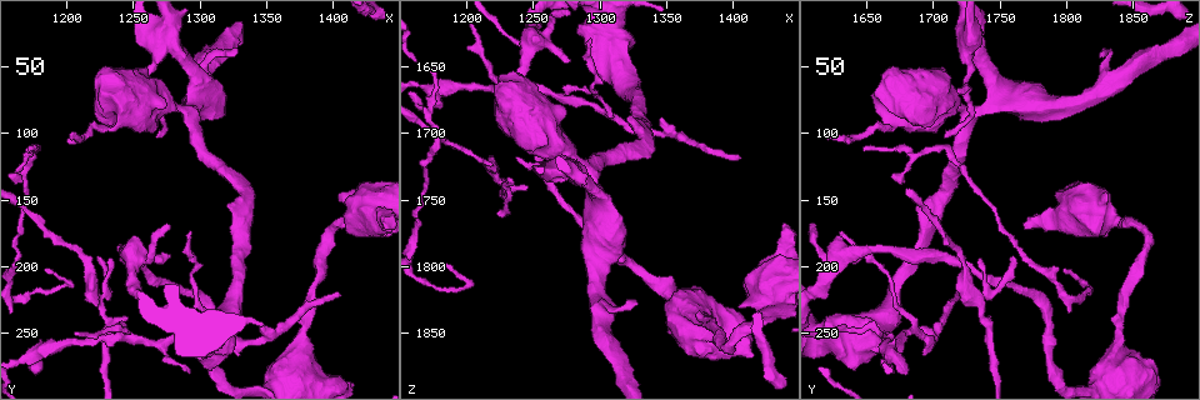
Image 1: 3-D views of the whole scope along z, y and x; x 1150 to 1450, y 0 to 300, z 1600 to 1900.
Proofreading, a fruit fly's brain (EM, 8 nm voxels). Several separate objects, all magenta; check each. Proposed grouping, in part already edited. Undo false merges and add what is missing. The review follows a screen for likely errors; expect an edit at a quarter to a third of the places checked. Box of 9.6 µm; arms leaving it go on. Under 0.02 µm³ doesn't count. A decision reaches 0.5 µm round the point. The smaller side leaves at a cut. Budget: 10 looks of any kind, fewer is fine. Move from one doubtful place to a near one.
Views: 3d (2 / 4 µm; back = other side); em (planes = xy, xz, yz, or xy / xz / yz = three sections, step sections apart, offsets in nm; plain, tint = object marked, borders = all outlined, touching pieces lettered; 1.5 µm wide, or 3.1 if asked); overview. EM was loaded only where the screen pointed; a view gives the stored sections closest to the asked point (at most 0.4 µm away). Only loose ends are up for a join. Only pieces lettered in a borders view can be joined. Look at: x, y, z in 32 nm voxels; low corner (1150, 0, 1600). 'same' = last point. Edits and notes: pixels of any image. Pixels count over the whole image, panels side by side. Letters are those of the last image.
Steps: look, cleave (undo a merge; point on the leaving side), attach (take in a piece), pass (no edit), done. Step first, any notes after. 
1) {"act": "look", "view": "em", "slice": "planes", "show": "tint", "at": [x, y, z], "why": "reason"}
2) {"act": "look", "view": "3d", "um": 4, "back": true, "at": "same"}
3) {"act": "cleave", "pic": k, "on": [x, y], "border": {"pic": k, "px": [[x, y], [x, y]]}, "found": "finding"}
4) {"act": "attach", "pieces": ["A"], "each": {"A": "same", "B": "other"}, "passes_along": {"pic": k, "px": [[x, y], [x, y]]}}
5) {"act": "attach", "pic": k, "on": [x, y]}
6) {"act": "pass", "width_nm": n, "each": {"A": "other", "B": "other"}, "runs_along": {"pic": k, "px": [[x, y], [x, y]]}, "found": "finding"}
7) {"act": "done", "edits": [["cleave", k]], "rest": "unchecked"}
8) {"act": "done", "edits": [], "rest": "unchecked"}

{"act": "look", "view": "em", "slice": "xy", "step": 8, "show": "tint", "at": [1178, 278, 1682], "why": "branch stops here"}

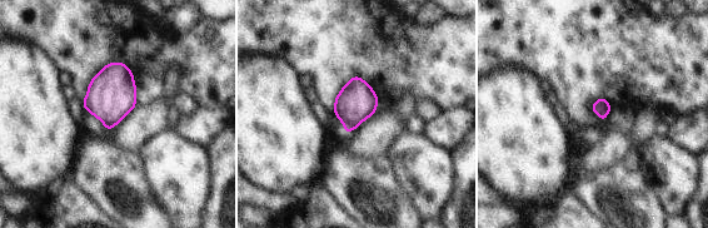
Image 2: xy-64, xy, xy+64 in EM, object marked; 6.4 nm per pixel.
{"act": "look", "view": "em", "slice": "planes", "show": "borders", "at": "same"}

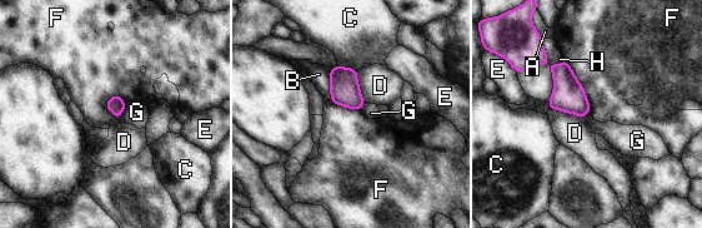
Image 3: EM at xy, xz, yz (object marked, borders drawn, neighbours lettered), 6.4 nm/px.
{"act": "pass", "each": {"A": "other", "B": "other", "C": "other", "D": "other", "E": "other", "F": "other", "G": "other", "H": "other"}, "found": "no lettered piece goes on from it"}

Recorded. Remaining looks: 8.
{"act": "look", "view": "em", "slice": "yz", "step": 8, "show": "borders", "at": [1174, 110, 1648], "why": "free end"}

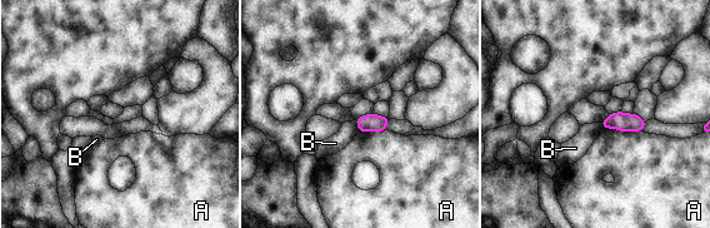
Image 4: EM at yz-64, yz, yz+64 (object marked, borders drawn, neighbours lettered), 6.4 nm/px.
{"act": "look", "view": "em", "slice": "planes", "show": "borders", "at": "same"}

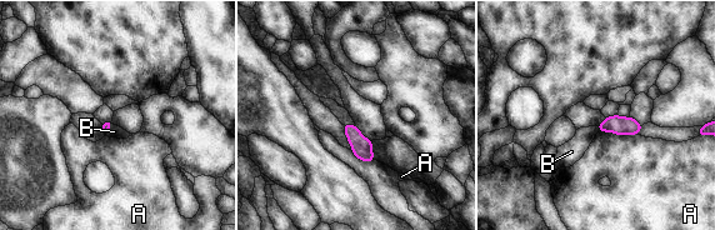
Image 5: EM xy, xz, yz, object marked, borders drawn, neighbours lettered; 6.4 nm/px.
{"act": "pass", "each": {"A": "other", "B": "other"}, "border": {"pic": 5, "px": [[113, 123], [105, 135]]}, "found": "no lettered piece goes on from it"}

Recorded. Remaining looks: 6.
{"act": "look", "view": "3d", "um": 2, "at": [1292, 278, 1670], "why": "thin end"}

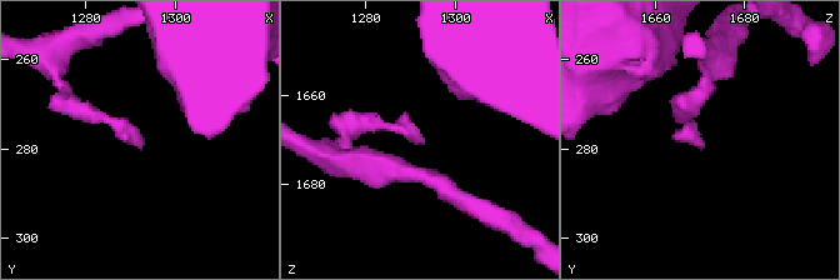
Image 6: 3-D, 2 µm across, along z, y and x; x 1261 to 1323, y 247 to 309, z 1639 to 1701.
{"act": "look", "view": "em", "slice": "planes", "show": "borders", "at": [1291, 279, 1671]}

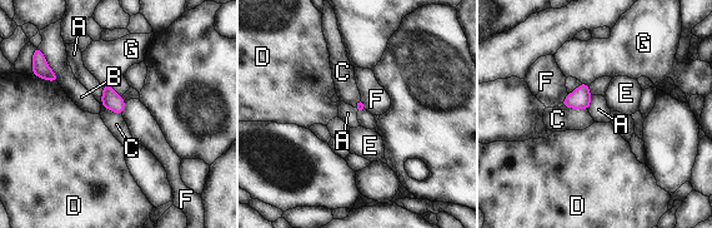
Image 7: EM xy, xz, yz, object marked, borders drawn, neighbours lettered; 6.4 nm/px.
{"act": "pass", "each": {"A": "other", "B": "other", "C": "other", "D": "other", "E": "other", "F": "other", "G": "other"}, "border": {"pic": 7, "px": [[103, 87], [101, 103], [106, 108]]}, "found": "none of them fits"}

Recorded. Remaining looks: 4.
{"act": "look", "view": "em", "slice": "xy", "step": 4, "show": "tint", "at": [1404, 222, 1714]}

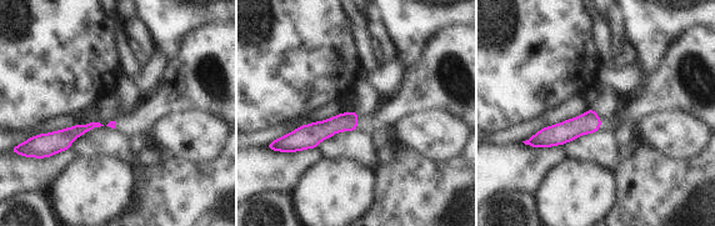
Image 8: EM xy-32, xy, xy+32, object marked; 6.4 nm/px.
{"act": "look", "view": "em", "slice": "planes", "show": "borders", "at": "same"}

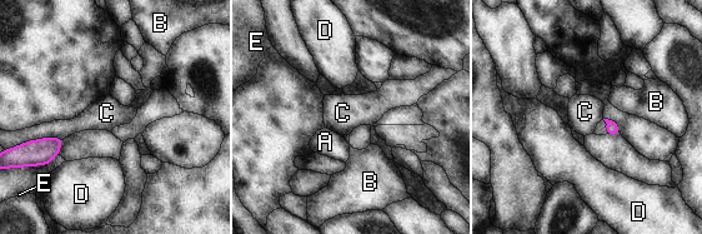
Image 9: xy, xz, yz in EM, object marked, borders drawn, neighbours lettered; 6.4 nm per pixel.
{"act": "pass", "each": {"A": "other", "B": "other", "C": "other", "D": "other", "E": "other"}, "border": {"pic": 9, "px": [[63, 138], [38, 138], [25, 143]]}, "found": "none of them fits"}

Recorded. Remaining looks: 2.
{"act": "look", "view": "3d", "um": 4, "back": true, "at": [1330, 38, 1828], "why": "thin end"}

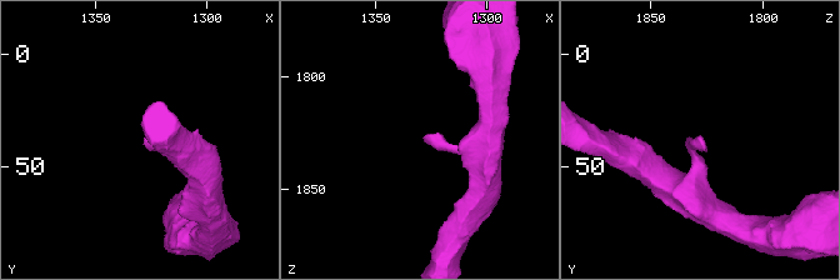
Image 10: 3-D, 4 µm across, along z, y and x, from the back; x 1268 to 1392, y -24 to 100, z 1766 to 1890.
{"act": "look", "view": "em", "slice": "planes", "show": "borders", "at": [1327, 38, 1827]}

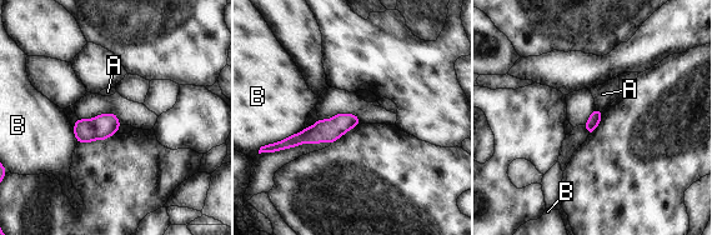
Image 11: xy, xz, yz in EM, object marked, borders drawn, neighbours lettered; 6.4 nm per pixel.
{"act": "pass", "each": {"A": "other", "B": "other"}, "found": "no lettered piece goes on from it"}

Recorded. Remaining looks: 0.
{"act": "done", "edits": [], "rest": "unchecked"}

